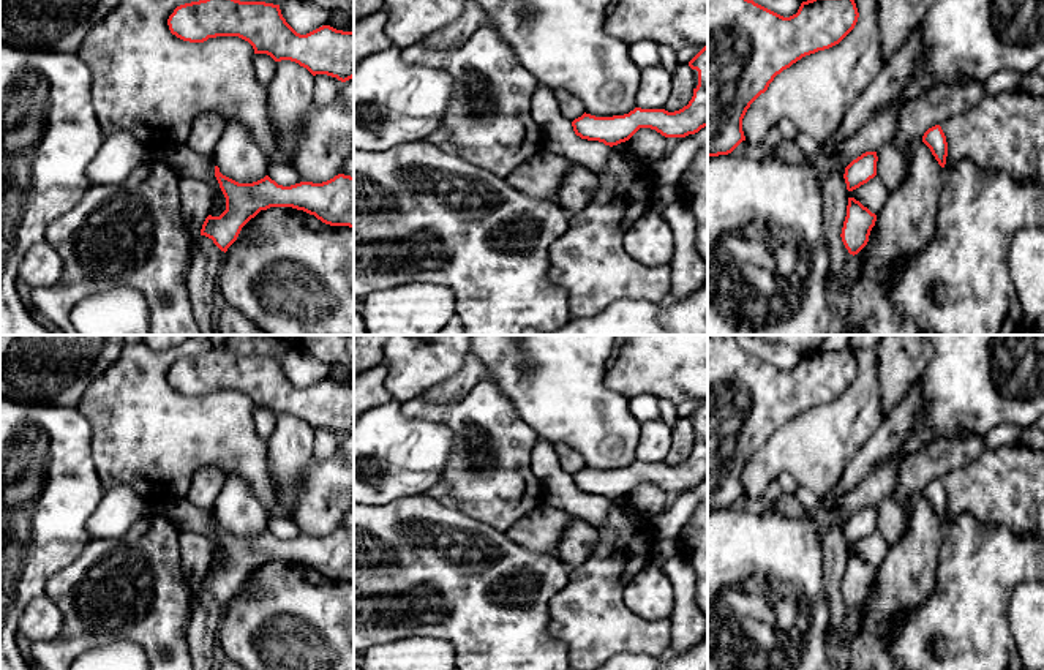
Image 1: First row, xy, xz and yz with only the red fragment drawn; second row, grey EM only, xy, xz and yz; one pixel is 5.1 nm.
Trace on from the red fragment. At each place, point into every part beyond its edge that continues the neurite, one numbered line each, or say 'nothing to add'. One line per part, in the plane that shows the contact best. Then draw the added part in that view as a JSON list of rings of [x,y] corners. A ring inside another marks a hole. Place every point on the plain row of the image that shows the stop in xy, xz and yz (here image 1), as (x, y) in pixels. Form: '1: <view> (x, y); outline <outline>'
nothing to add

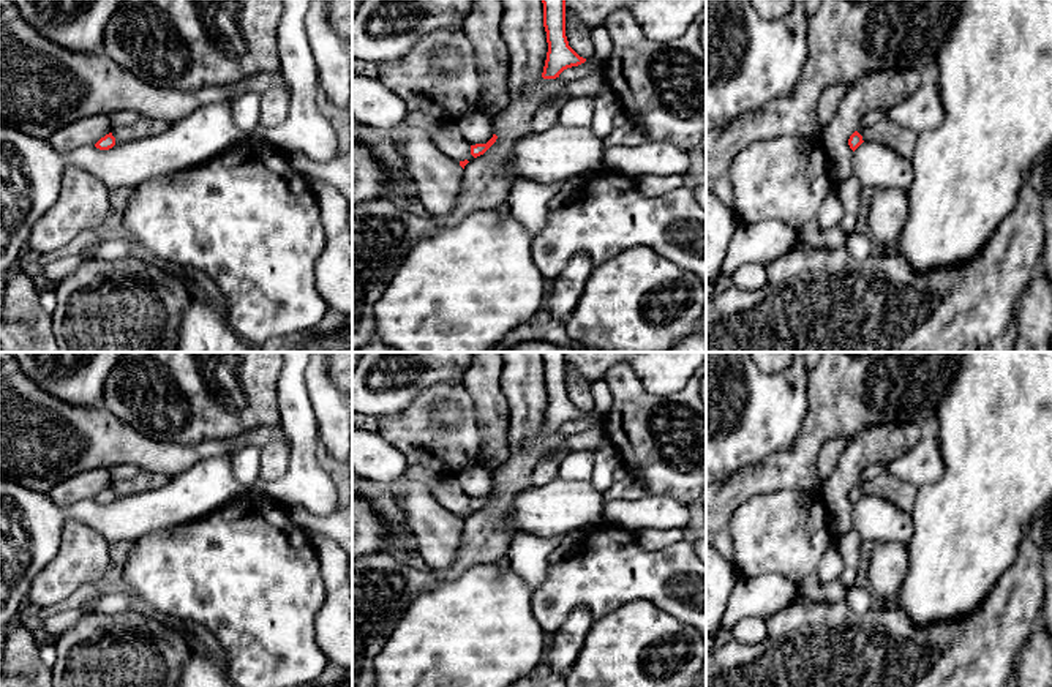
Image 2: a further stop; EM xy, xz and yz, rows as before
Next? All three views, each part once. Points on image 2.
nothing to add

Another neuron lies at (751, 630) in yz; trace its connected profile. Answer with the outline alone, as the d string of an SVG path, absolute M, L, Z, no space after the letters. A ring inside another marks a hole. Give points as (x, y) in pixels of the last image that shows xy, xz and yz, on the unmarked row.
M744 618L731 629L731 638L744 644L760 643L766 638L766 621L761 618Z

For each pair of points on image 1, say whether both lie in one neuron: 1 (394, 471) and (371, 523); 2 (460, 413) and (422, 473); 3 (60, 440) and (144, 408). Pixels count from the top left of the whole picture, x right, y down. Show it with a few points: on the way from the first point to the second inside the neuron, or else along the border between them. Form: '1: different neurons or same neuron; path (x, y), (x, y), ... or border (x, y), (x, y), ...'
1: different neurons; border (416, 495), (370, 506)
2: different neurons; border (414, 417), (449, 429), (454, 451), (446, 466)
3: different neurons; border (76, 405), (90, 427), (90, 454), (95, 465)

